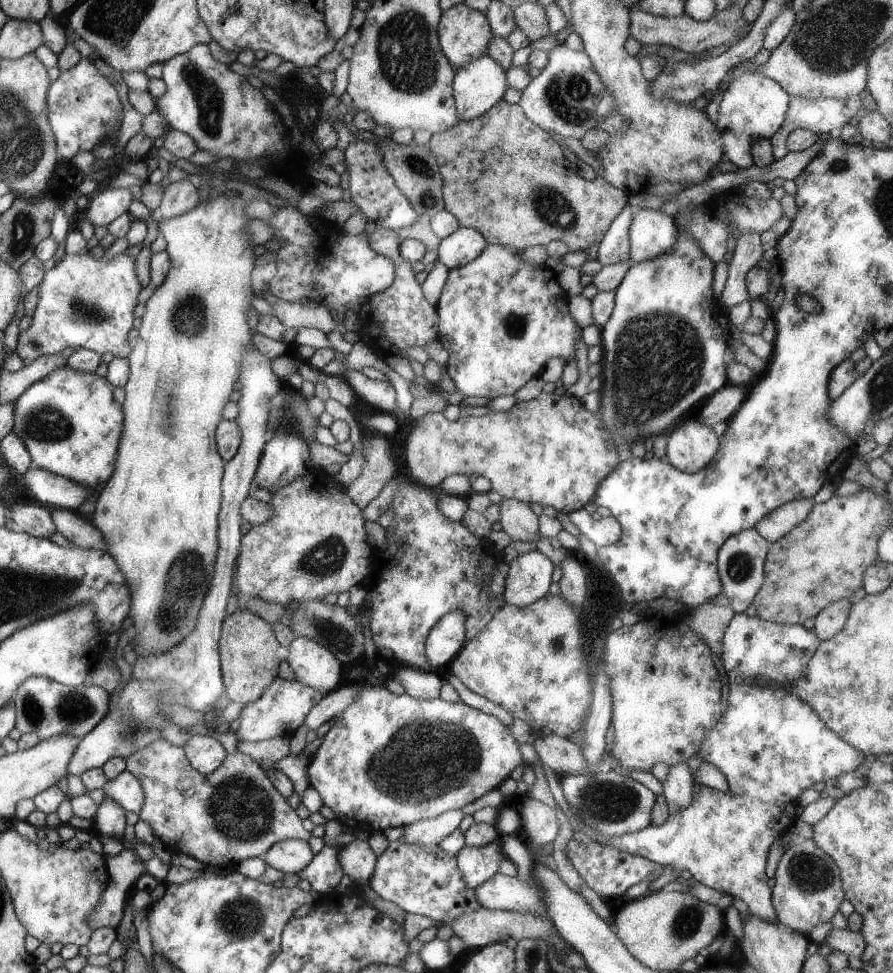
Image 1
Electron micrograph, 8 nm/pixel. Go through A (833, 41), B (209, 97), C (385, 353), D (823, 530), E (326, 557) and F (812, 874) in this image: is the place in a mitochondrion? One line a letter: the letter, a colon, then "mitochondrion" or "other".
A: mitochondrion
B: mitochondrion
C: other
D: other
E: mitochondrion
F: mitochondrion

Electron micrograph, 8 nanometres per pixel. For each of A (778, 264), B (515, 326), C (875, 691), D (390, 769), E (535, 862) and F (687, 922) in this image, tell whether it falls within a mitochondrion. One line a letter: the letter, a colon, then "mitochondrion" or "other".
A: other
B: mitochondrion
C: other
D: mitochondrion
E: other
F: mitochondrion

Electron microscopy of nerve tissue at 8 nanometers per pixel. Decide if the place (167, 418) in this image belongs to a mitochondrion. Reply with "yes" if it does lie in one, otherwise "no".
yes

